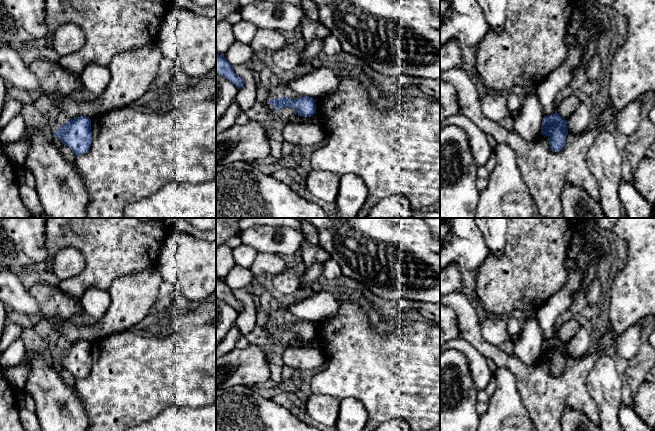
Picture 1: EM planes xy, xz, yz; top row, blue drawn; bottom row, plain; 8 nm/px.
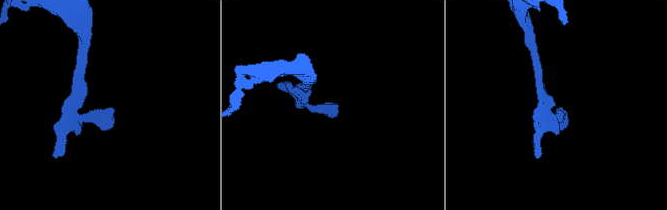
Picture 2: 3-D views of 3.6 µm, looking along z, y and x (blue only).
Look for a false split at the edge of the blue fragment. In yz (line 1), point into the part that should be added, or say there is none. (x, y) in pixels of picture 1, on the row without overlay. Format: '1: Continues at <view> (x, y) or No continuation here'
1: No continuation here

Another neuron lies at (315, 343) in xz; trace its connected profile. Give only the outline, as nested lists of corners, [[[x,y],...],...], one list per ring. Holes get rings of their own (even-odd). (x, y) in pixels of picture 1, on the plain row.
[[[295,337],[288,343],[287,346],[309,346],[309,347],[318,348],[322,351],[321,343],[316,338],[310,341],[304,341]]]

